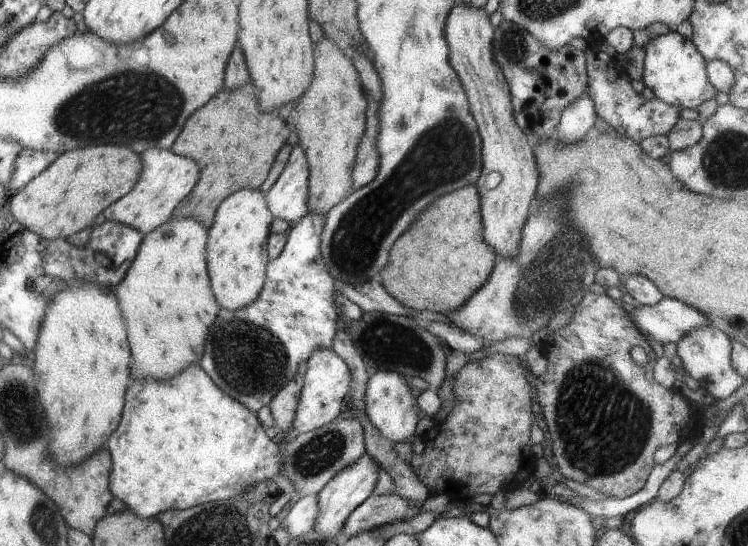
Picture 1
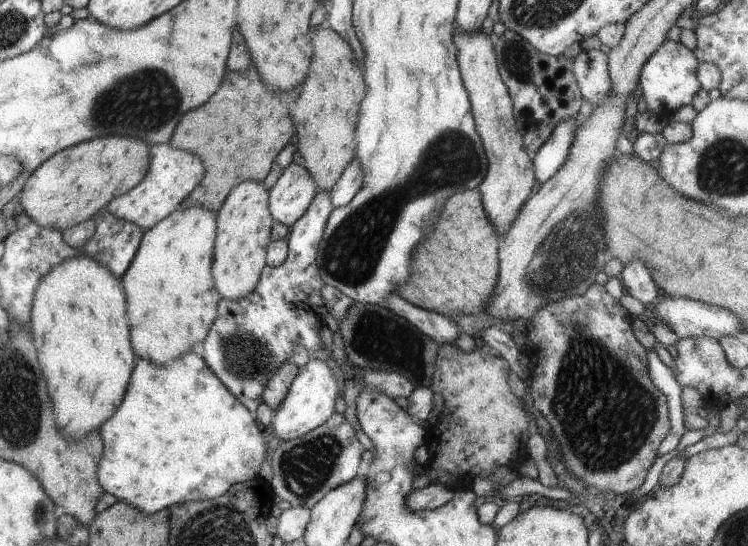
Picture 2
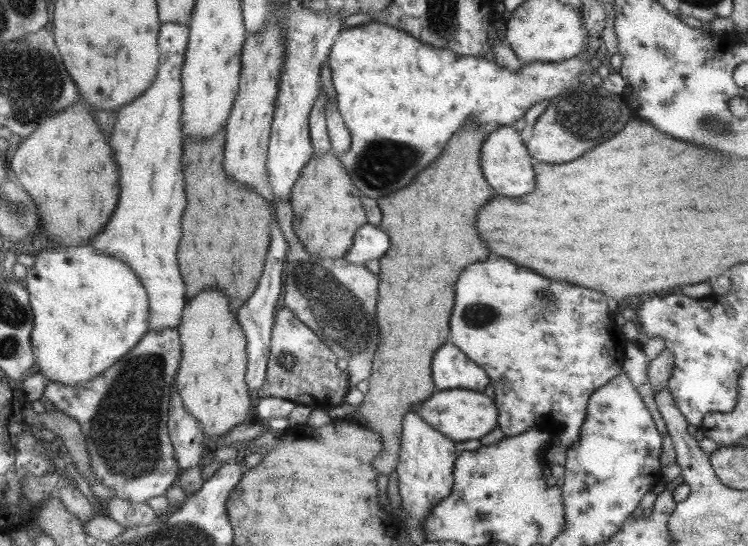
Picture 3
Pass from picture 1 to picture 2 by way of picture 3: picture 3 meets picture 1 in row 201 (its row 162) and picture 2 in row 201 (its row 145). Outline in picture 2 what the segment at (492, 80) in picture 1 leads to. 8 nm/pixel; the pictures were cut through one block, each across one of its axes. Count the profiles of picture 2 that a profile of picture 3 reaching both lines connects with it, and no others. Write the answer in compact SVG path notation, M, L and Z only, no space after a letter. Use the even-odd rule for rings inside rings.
M483 29L470 34L455 30L454 44L458 49L457 60L470 98L476 130L483 140L489 162L488 174L477 189L480 191L489 221L496 228L496 232L503 236L518 218L530 194L534 192L537 183L534 164L524 148L523 136L517 129L512 97L500 76L494 44L489 36Z

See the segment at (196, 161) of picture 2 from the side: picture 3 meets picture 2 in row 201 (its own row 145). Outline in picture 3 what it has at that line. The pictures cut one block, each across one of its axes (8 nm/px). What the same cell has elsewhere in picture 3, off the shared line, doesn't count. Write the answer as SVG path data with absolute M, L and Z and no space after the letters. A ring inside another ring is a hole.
M166 22L159 30L160 64L152 86L133 101L118 108L116 125L109 138L114 151L114 161L120 173L120 197L116 210L112 213L102 232L90 239L90 247L99 253L116 257L132 268L148 293L148 330L160 331L166 328L178 328L184 307L186 289L177 252L183 236L181 220L186 208L184 171L182 171L182 64L188 47L189 25Z

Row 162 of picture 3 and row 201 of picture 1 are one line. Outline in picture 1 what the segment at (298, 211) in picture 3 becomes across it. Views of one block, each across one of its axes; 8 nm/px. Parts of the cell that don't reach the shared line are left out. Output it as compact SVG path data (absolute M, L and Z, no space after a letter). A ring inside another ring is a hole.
M322 40L314 50L315 67L308 92L298 104L300 140L309 164L309 212L325 214L344 200L353 185L357 148L366 124L366 96L360 76L344 52L330 40Z

